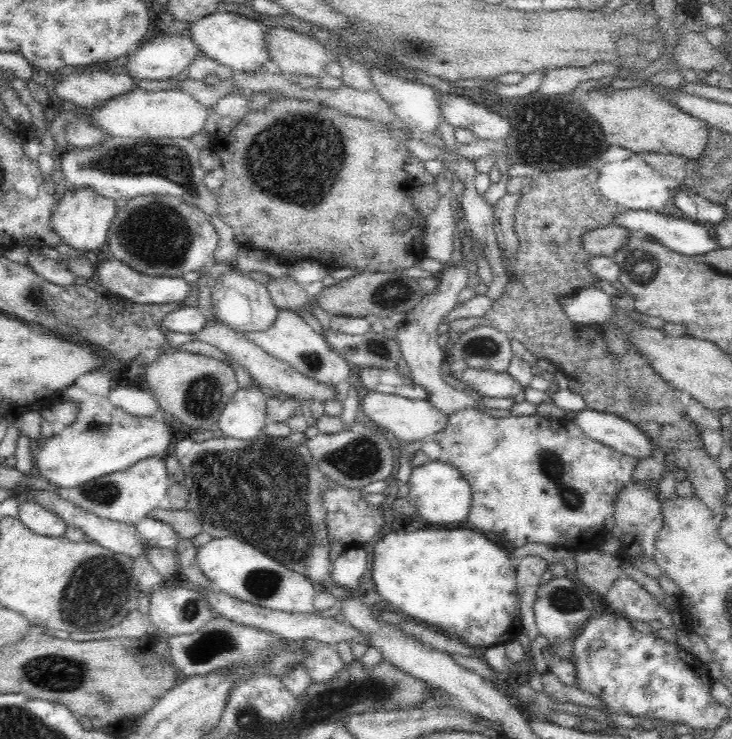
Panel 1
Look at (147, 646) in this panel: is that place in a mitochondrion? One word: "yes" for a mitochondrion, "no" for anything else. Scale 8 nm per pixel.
no

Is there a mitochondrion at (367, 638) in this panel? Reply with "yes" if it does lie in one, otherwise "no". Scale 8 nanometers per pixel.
no

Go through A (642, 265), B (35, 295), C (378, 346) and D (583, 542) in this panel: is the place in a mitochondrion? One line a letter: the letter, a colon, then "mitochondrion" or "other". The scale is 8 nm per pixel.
A: mitochondrion
B: mitochondrion
C: mitochondrion
D: other

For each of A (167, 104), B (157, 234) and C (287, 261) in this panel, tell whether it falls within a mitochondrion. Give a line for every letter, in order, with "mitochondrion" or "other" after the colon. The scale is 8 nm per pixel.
A: other
B: mitochondrion
C: other

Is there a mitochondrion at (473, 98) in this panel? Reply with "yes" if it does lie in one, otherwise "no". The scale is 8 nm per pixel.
no

